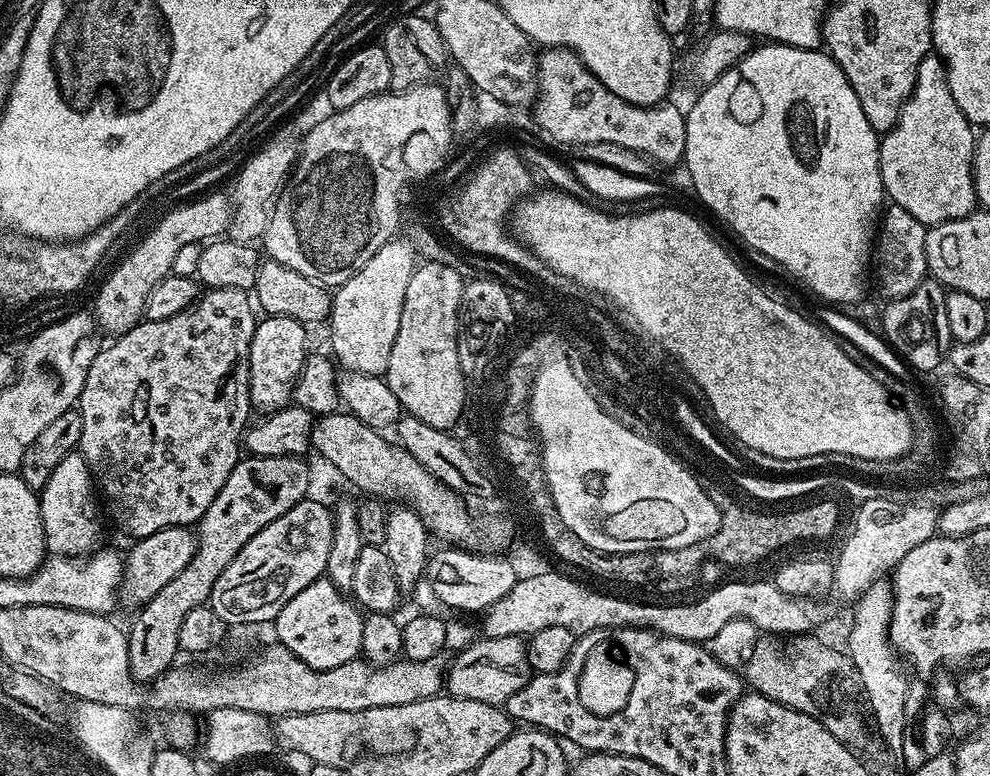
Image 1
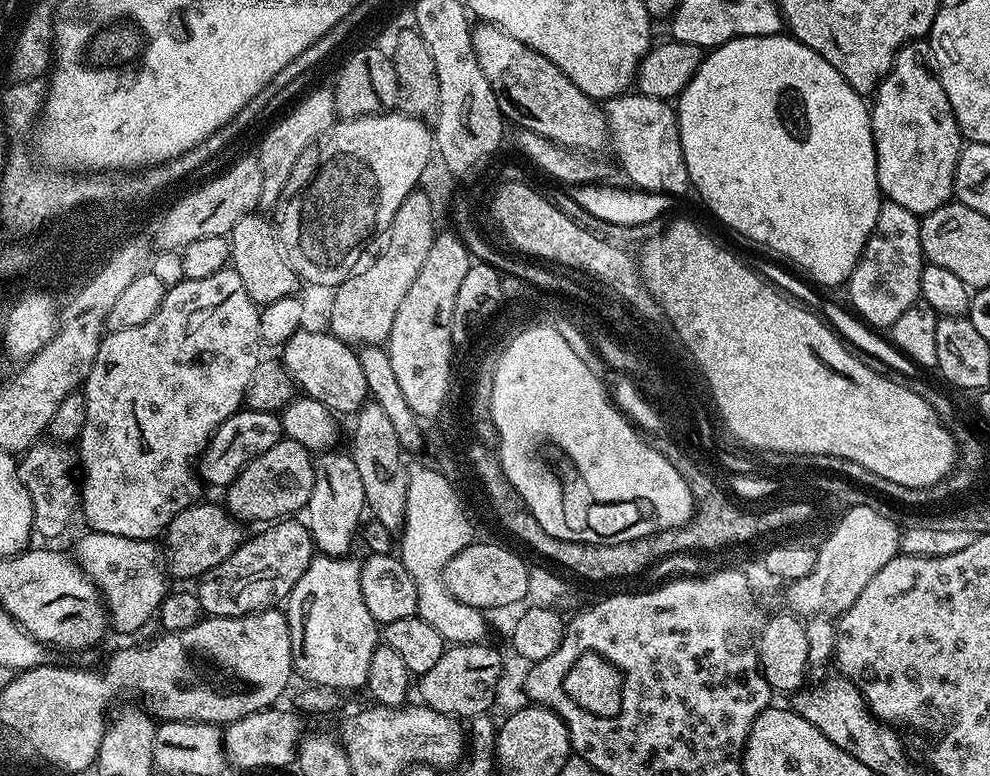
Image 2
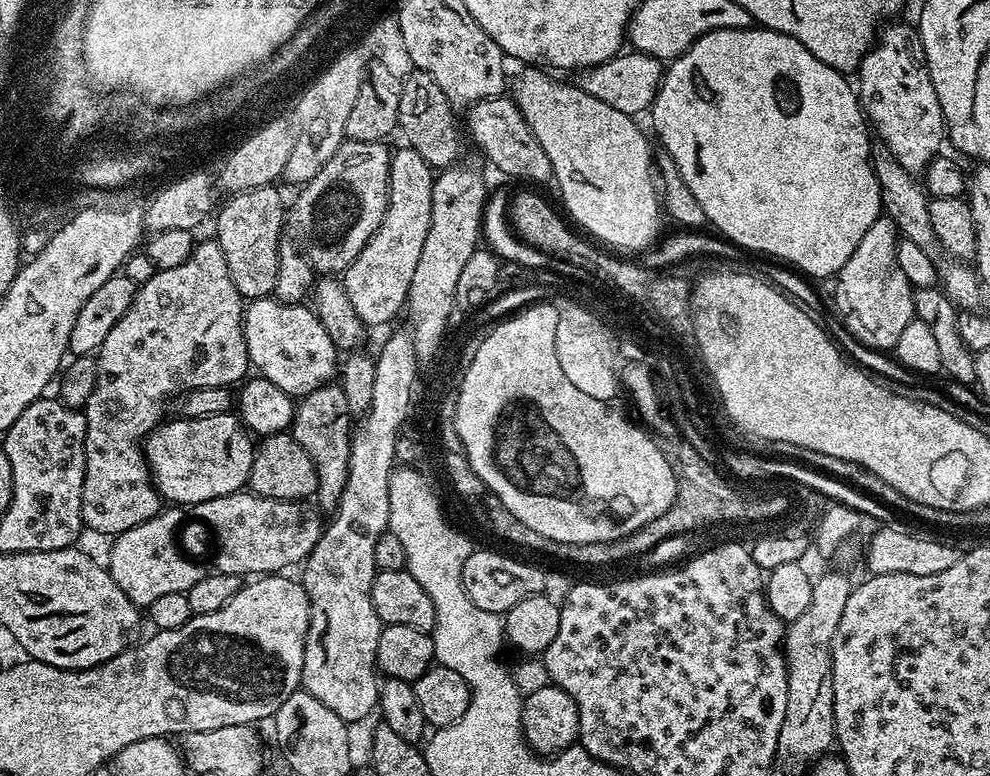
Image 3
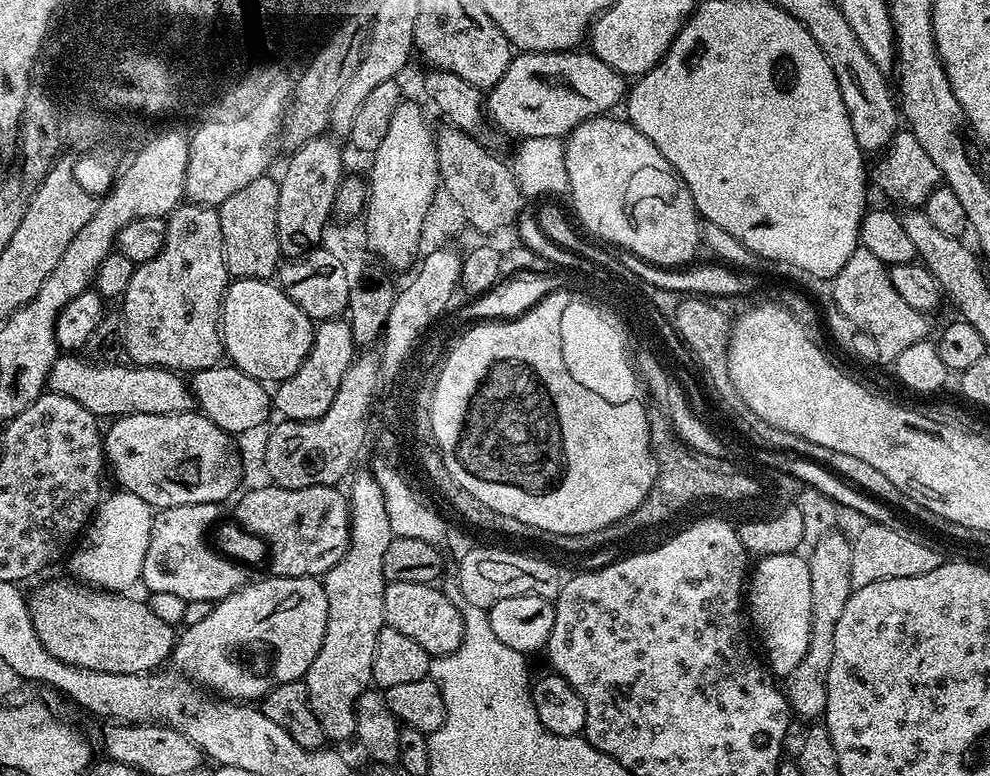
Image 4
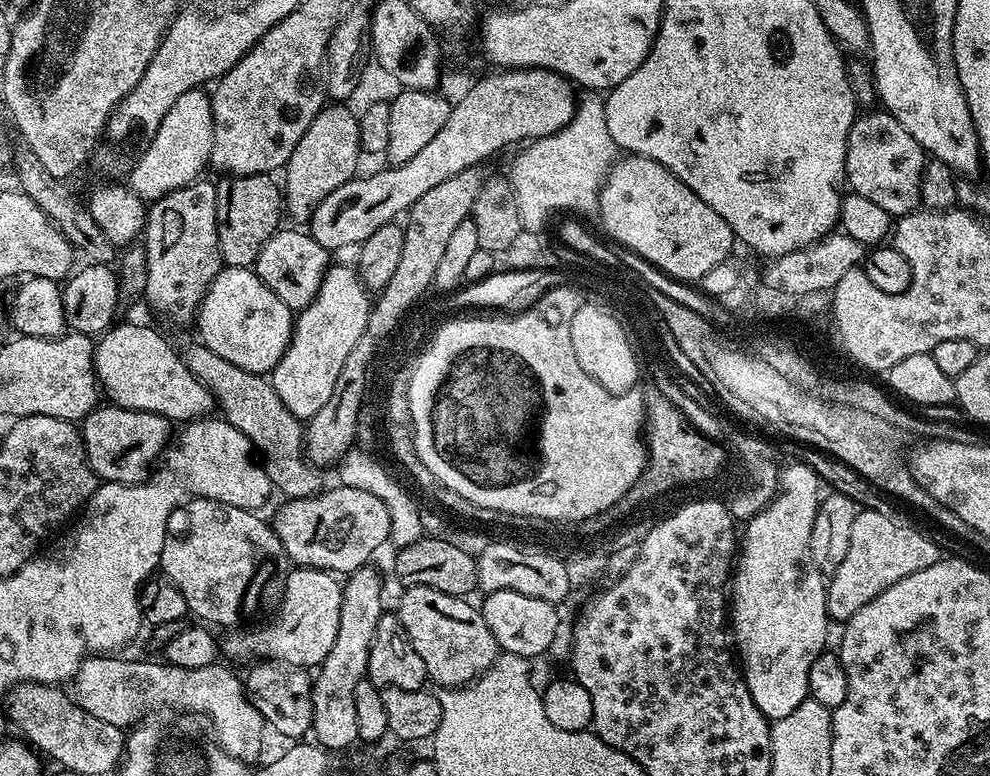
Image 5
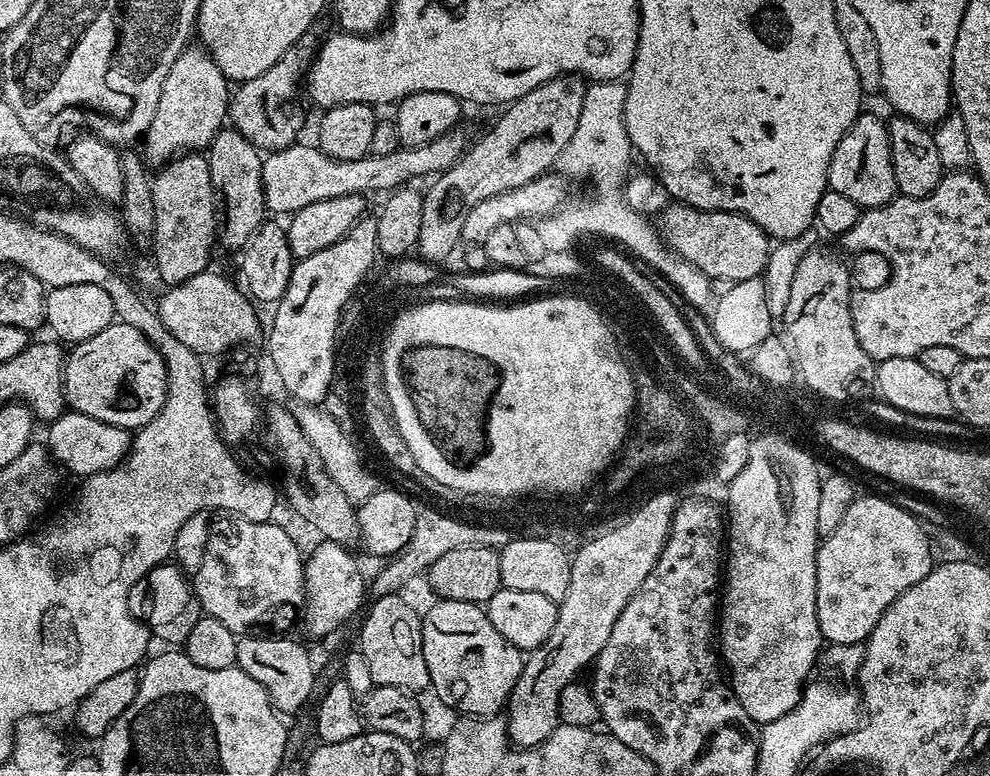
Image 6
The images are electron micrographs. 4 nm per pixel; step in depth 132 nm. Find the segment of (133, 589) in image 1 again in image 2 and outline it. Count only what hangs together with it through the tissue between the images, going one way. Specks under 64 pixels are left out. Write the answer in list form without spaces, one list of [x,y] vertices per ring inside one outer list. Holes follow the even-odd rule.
[[[197,502],[182,510],[182,514],[178,514],[174,522],[170,522],[167,532],[162,536],[167,571],[180,580],[195,581],[204,573],[214,570],[214,566],[226,562],[226,558],[230,558],[230,554],[234,554],[246,539],[245,525],[223,503],[204,503]]]

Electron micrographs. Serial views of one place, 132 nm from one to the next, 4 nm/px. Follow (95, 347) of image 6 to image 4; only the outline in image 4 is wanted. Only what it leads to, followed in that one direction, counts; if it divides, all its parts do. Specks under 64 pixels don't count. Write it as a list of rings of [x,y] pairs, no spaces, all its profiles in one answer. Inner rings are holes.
[[[224,362],[217,364],[214,368],[207,368],[206,370],[198,370],[191,373],[190,387],[195,407],[203,412],[206,418],[210,418],[210,422],[214,422],[222,431],[229,434],[239,434],[244,430],[253,429],[254,426],[268,424],[270,420],[268,415],[273,415],[274,412],[273,393],[271,391],[267,392],[264,389],[267,387],[250,374],[246,374],[235,366],[229,366]]]

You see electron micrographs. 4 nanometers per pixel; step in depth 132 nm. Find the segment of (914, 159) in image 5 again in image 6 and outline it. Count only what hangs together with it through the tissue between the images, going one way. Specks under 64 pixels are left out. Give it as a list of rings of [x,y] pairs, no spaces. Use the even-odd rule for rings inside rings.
[[[867,114],[857,116],[830,158],[828,186],[831,191],[850,198],[850,202],[857,204],[861,210],[877,208],[896,199],[898,193],[894,182],[888,125],[883,119],[880,121],[878,117]]]

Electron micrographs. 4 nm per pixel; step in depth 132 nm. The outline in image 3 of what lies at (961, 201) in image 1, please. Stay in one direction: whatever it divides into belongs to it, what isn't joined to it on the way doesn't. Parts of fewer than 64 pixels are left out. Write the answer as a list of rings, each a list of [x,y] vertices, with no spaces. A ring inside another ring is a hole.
[[[897,22],[889,23],[887,26],[881,27],[875,44],[872,49],[867,52],[862,58],[858,69],[858,77],[860,76],[860,88],[858,84],[858,99],[866,113],[867,119],[870,121],[871,127],[880,135],[879,139],[888,145],[889,150],[894,154],[894,158],[898,158],[898,162],[905,170],[911,174],[923,173],[924,169],[934,157],[941,155],[942,148],[940,143],[945,143],[946,140],[946,125],[944,123],[944,115],[942,114],[942,106],[938,94],[934,94],[934,82],[930,82],[930,70],[928,69],[928,55],[924,52],[924,44],[920,40],[920,33],[915,27],[912,28],[908,24],[896,24]]]

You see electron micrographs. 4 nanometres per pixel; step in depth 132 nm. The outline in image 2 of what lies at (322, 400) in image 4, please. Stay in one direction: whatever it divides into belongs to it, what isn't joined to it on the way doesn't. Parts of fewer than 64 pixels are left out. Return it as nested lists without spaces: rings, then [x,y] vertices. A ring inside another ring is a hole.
[[[325,450],[315,457],[314,490],[306,509],[306,523],[315,551],[326,556],[342,556],[349,551],[352,539],[357,539],[362,528],[360,515],[366,512],[358,466],[354,466],[354,458],[347,451],[336,451]]]

